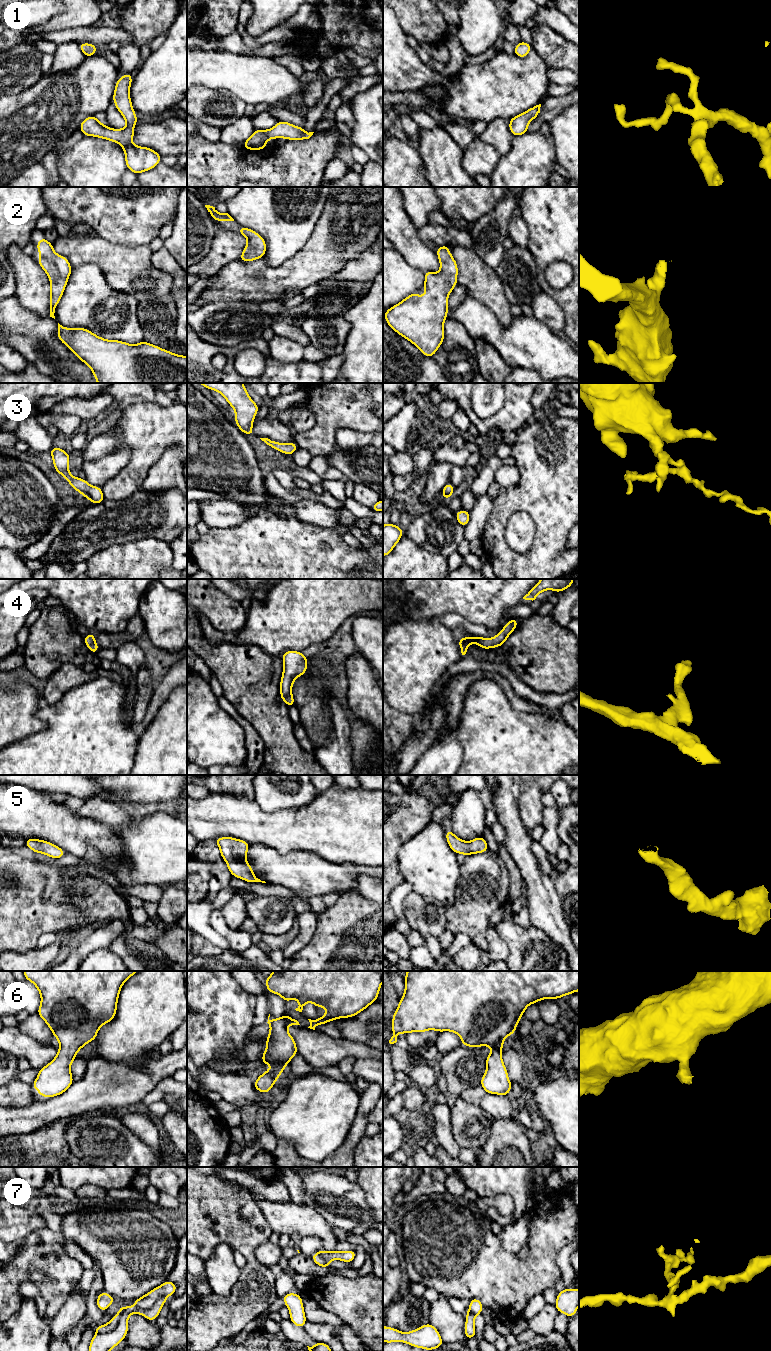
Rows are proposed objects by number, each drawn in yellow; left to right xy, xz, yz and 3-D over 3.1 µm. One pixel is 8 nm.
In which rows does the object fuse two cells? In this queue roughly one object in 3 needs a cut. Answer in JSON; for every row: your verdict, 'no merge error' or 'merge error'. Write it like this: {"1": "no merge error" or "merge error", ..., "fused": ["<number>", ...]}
{"1": "no merge error", "2": "no merge error", "3": "no merge error", "4": "no merge error", "5": "no merge error", "6": "no merge error", "7": "merge error", "fused": ["7"]}

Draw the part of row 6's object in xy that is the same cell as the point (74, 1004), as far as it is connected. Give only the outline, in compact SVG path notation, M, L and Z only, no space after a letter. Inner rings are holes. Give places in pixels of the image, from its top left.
M23 971L26 980L32 982L41 996L37 1014L49 1026L59 1042L60 1049L55 1058L45 1067L39 1069L38 1076L31 1087L42 1097L55 1097L64 1093L74 1082L70 1070L77 1052L84 1045L96 1039L102 1025L115 1018L120 990L125 981L138 971Z

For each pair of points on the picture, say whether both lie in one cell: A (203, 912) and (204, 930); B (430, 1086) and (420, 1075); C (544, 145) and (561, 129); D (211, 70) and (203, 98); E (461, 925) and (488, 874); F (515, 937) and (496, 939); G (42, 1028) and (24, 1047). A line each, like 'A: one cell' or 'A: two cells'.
A: one cell
B: one cell
C: two cells
D: two cells
E: one cell
F: two cells
G: two cells

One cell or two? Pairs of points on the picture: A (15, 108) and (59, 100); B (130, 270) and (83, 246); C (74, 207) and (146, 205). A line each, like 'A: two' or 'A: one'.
A: one
B: one
C: one

